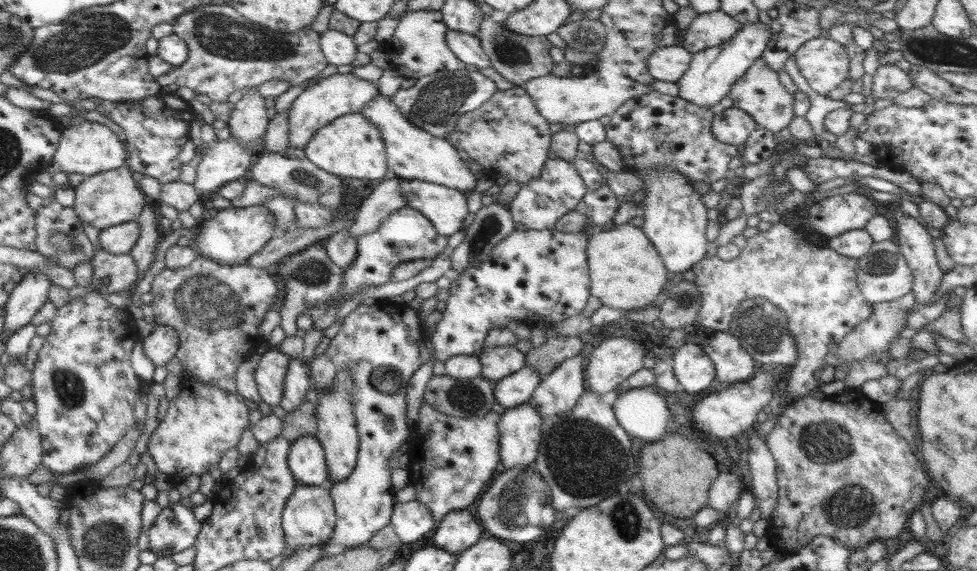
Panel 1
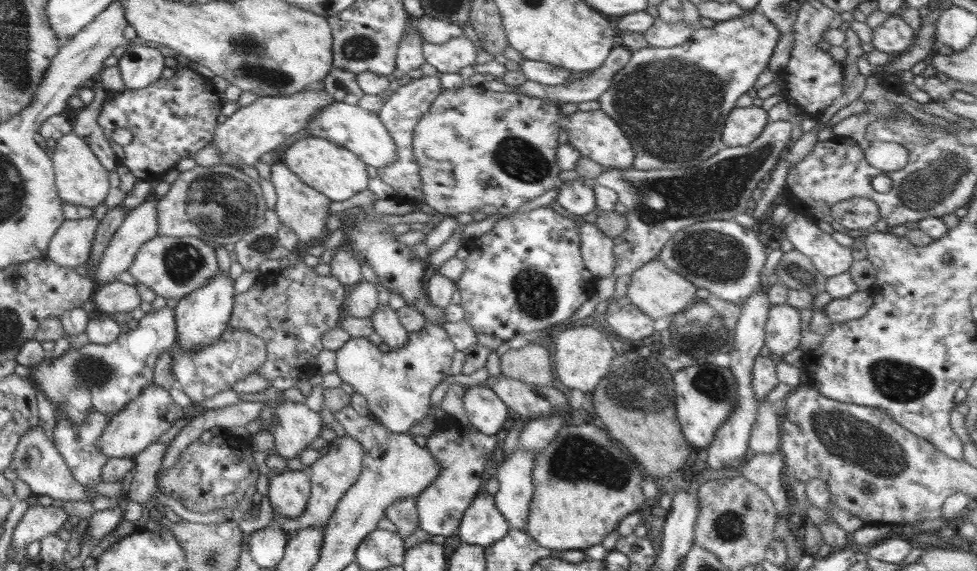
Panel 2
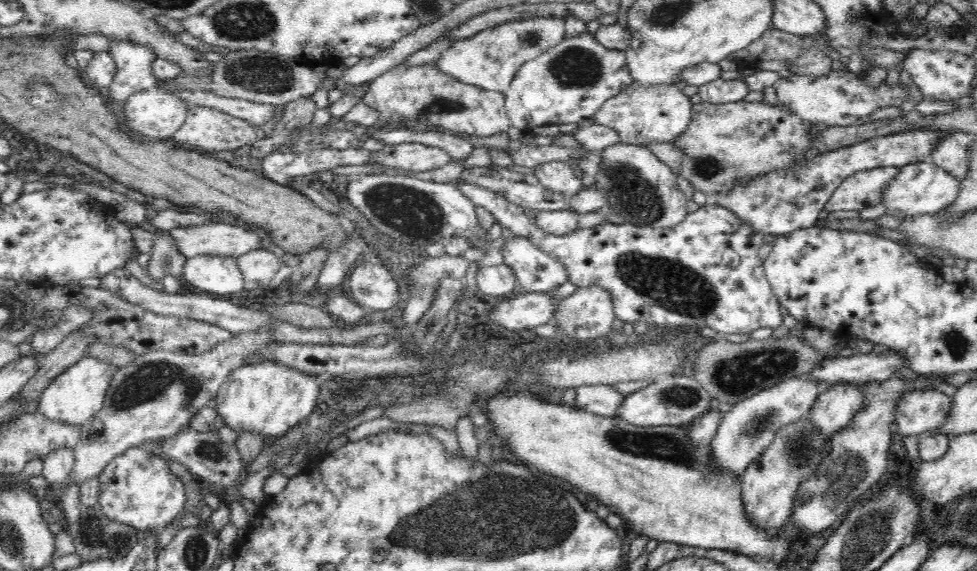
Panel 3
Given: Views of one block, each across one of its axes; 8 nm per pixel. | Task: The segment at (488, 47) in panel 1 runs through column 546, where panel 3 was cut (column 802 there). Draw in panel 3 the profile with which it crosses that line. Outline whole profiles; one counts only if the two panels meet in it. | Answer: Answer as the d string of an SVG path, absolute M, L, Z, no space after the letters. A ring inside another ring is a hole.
M772 27L766 30L764 35L758 38L758 40L754 40L750 46L744 48L744 50L730 54L728 60L736 63L738 70L742 73L747 73L749 69L757 68L761 62L777 60L786 61L786 67L789 67L788 70L794 71L796 75L814 76L824 76L832 72L834 62L825 51L816 47L814 37L789 34Z

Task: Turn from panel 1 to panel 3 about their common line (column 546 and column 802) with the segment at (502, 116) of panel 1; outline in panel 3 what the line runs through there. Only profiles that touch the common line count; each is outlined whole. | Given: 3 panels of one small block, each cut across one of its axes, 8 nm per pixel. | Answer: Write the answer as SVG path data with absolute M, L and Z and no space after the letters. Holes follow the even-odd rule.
M701 101L692 106L690 127L674 140L674 145L683 152L678 175L686 178L695 190L702 191L708 198L722 191L730 191L738 179L759 177L767 172L788 168L794 163L805 161L814 154L810 133L813 125L796 117L784 104L772 105L760 102L727 102L712 104Z

